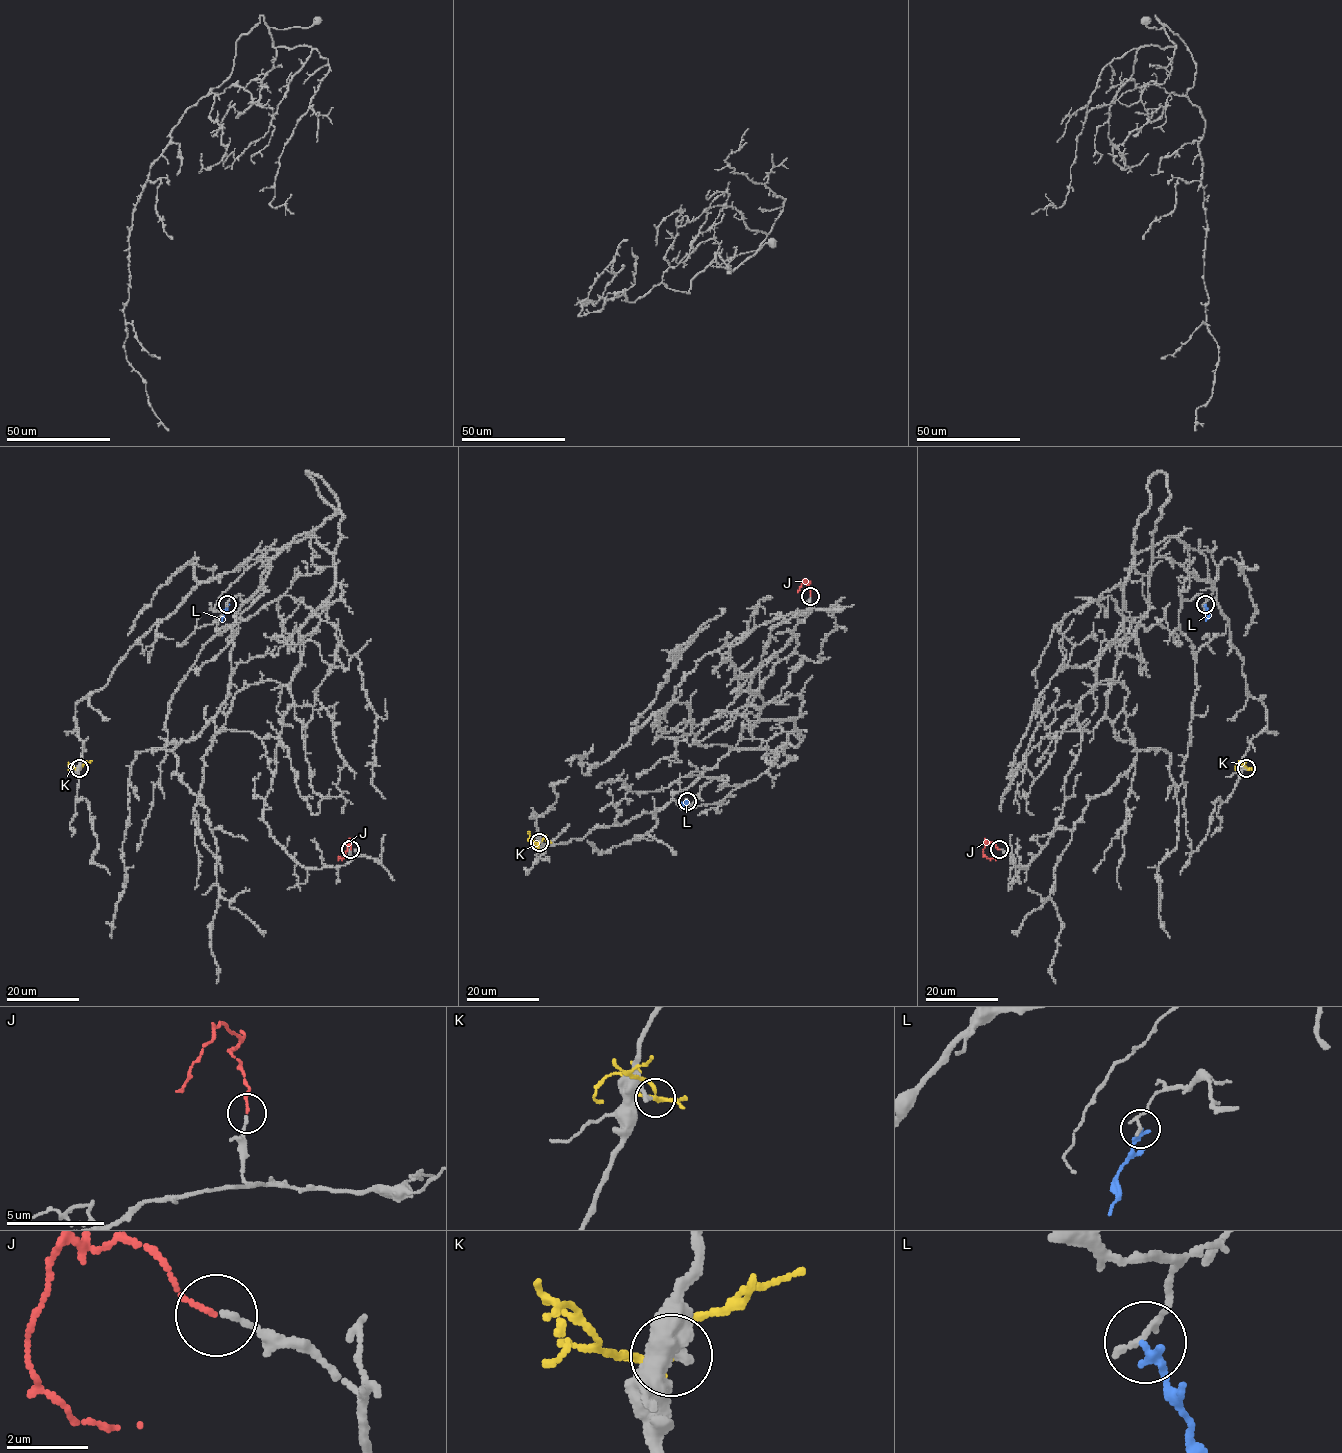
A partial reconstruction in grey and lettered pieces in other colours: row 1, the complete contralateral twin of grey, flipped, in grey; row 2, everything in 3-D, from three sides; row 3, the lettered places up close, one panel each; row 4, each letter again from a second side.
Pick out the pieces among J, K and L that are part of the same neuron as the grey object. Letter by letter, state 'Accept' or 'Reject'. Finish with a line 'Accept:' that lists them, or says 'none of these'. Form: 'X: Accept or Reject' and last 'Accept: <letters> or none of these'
J: Accept
K: Reject
L: Reject
Accept: J

